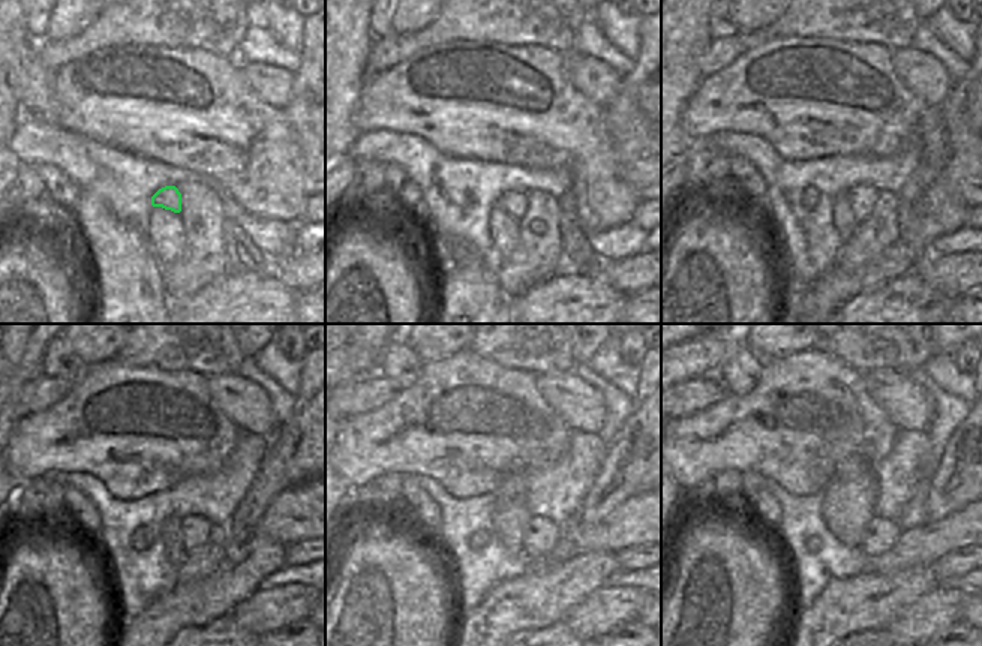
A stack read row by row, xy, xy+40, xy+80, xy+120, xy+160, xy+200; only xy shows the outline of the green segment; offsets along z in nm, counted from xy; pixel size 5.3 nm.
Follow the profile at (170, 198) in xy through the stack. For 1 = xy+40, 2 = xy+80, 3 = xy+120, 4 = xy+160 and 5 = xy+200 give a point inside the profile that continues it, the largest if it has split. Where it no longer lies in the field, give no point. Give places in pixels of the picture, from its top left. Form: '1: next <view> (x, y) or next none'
1: next xy+40 (514, 203)
2: next xy+80 (862, 198)
3: next xy+120 (195, 529)
4: next xy+160 (541, 535)
5: next xy+200 (880, 534)

